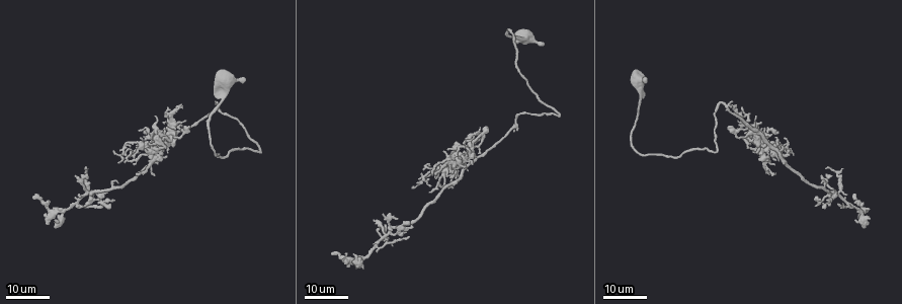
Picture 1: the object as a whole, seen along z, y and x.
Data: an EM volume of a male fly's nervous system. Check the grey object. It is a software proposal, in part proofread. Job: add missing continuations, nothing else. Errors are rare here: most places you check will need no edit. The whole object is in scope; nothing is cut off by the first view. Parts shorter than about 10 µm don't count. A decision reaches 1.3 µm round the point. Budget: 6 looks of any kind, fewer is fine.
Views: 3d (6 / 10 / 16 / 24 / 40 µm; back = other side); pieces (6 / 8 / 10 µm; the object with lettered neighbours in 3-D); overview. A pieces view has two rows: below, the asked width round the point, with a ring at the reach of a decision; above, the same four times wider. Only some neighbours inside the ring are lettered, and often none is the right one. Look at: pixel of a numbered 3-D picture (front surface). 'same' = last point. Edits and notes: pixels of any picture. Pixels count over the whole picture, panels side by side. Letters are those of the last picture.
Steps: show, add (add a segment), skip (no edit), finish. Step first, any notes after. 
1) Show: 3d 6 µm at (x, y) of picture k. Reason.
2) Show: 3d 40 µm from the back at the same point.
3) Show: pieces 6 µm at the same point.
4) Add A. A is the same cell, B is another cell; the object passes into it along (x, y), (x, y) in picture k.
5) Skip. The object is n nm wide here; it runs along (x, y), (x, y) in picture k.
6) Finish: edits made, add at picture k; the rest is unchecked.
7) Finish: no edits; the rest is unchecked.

Show: 3d 24 µm at (163, 124) of picture 1. Thin end.

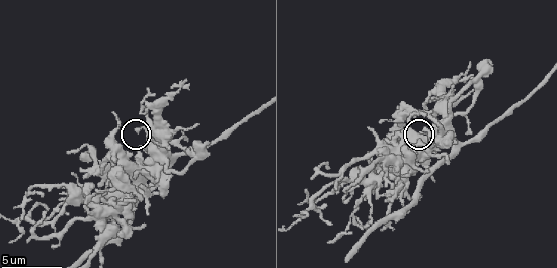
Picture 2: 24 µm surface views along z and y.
Show: pieces 6 µm at (137, 131) of picture 2. See the neighbours.

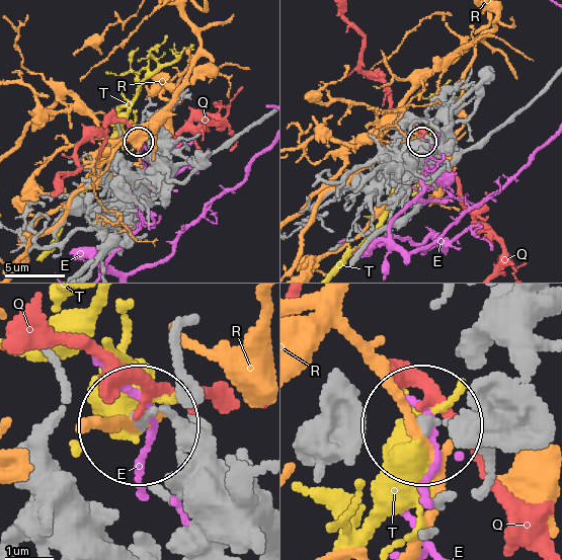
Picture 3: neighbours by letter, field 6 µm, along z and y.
Skip. E, Q, R and T are other cells; it runs along (519, 443), (426, 430) in picture 3; no lettered segment goes on from it.

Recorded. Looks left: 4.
Show: pieces 6 µm at (489, 61) of picture 2. Free end.

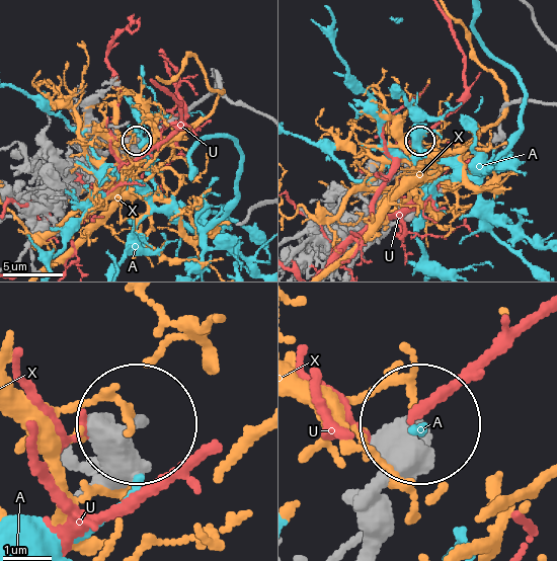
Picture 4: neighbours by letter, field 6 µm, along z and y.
Skip. A, U and X are other cells; none of them fits.

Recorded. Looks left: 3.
Show: pieces 8 µm at (364, 199) of picture 2. An open end.

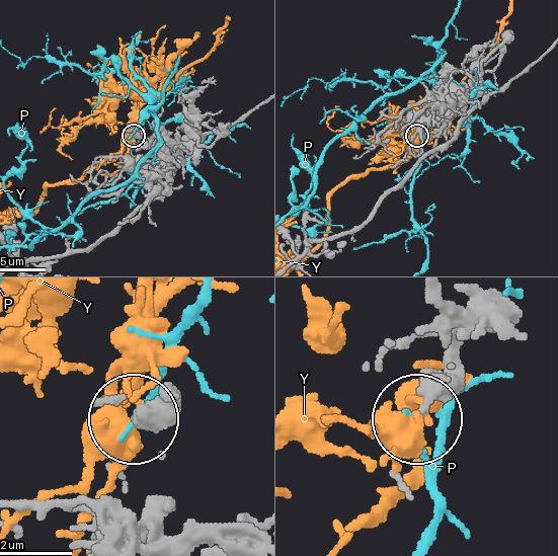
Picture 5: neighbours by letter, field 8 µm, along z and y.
Skip. The object is 310 nm wide here; P and Y are other cells; none of them fits.

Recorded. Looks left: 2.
Finish: no edits; the rest is unchecked.

